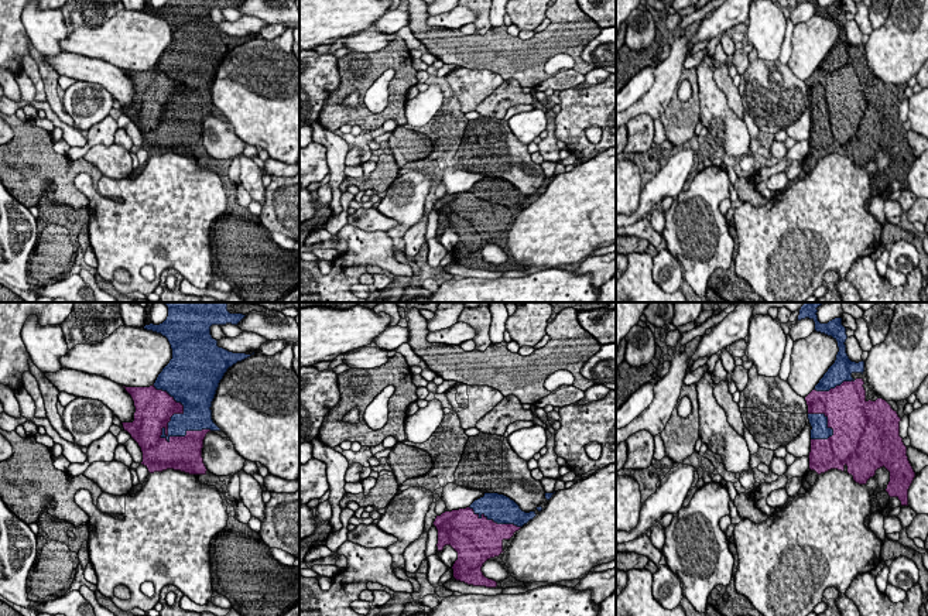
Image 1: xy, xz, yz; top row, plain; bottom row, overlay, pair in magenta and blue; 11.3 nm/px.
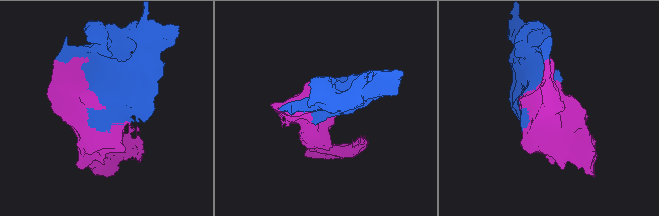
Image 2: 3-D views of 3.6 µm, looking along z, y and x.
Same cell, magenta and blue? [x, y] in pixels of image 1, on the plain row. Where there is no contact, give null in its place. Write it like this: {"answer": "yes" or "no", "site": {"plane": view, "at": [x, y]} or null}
{"answer": "yes", "site": {"plane": "xy", "at": [167, 108]}}

